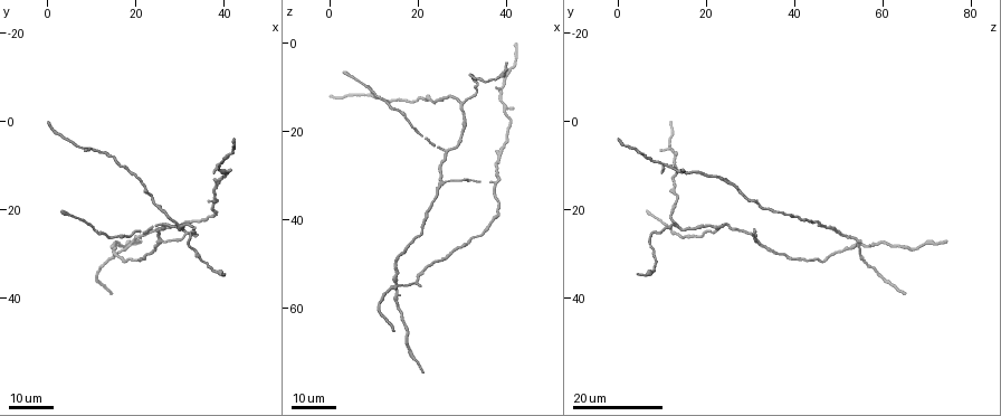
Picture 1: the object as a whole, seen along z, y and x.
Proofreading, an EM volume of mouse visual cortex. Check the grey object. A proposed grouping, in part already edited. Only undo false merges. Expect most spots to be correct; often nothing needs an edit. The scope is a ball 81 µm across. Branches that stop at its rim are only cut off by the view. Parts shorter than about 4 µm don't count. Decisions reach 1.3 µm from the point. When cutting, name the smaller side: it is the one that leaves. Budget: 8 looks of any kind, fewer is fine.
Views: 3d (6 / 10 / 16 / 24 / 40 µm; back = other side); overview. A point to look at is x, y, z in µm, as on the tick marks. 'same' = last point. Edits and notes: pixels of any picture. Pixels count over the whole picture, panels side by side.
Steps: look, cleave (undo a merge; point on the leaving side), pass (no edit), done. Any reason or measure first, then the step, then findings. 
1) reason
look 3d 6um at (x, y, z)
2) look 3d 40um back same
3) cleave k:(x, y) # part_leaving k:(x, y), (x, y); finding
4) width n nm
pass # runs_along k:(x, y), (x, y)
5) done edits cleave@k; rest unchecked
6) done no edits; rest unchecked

look 3d 24um at (38.5, 9.5, 10.5)

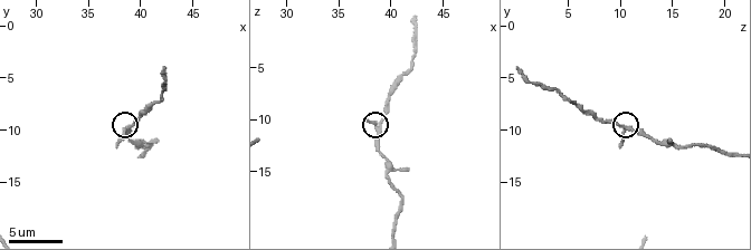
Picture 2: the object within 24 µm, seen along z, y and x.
look 3d 6um at (38.8, 9.8, 10.8)

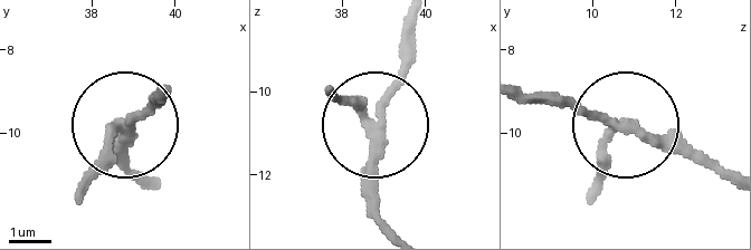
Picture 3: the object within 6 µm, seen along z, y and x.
pass # runs_along 3:(384, 223), (374, 202), (374, 117), (414, 25); one cell here

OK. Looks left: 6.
calibre changes
look 3d 10um at (41.4, 7.4, 5.4)

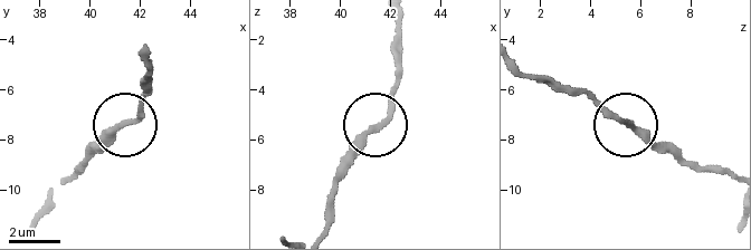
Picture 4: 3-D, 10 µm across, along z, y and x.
look 3d 6um at (41.4, 7.4, 5.6)

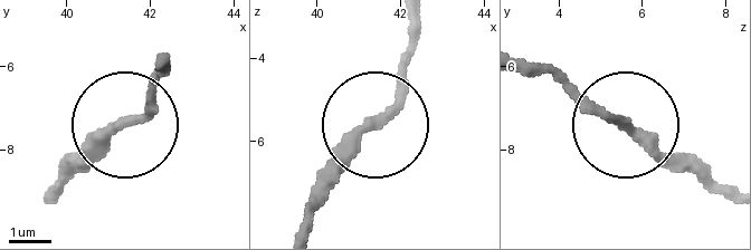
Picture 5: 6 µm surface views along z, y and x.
pass # runs_along 5:(728, 196), (654, 157), (550, 65); one cell here

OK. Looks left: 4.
three arms meet
look 3d 16um at (29.5, 24.0, 14.0)

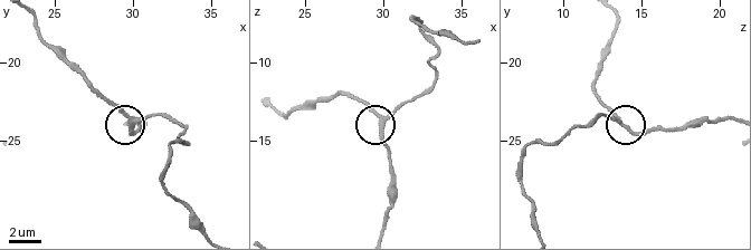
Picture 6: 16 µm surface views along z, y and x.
look 3d 6um at (30.0, 23.6, 13.6)

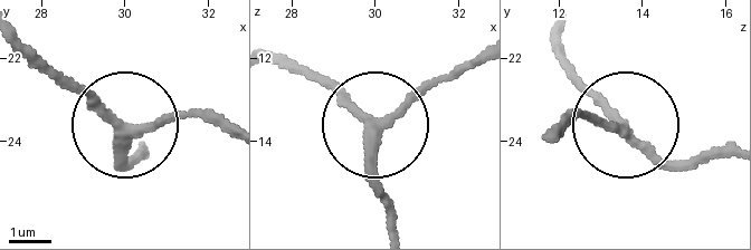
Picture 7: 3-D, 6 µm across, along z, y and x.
width 220 nm
pass # runs_along 7:(392, 224), (378, 132), (460, 68); continuous, no second cell

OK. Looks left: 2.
look 3d 16um at (26.5, 26.5, 31.0)

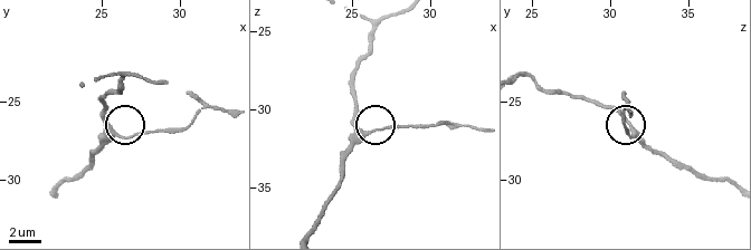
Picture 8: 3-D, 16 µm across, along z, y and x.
look 3d 6um at (26.0, 27.2, 31.4)

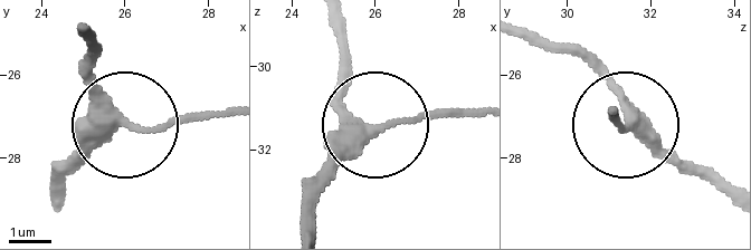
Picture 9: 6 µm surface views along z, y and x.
cleave 9:(180, 119) # part_leaving 9:(127, 122), (157, 133), (230, 112); a second cell is stuck on

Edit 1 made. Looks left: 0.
done edits cleave@9; rest unchecked

